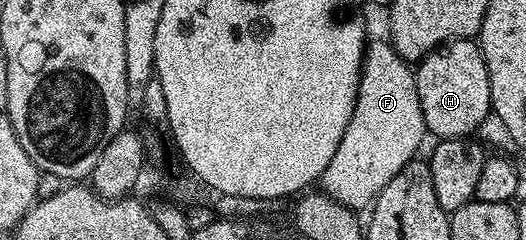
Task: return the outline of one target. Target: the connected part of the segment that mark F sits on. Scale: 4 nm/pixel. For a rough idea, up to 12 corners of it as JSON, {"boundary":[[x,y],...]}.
{"boundary":[[366,43],[353,116],[321,179],[370,207],[428,133],[415,71]]}

